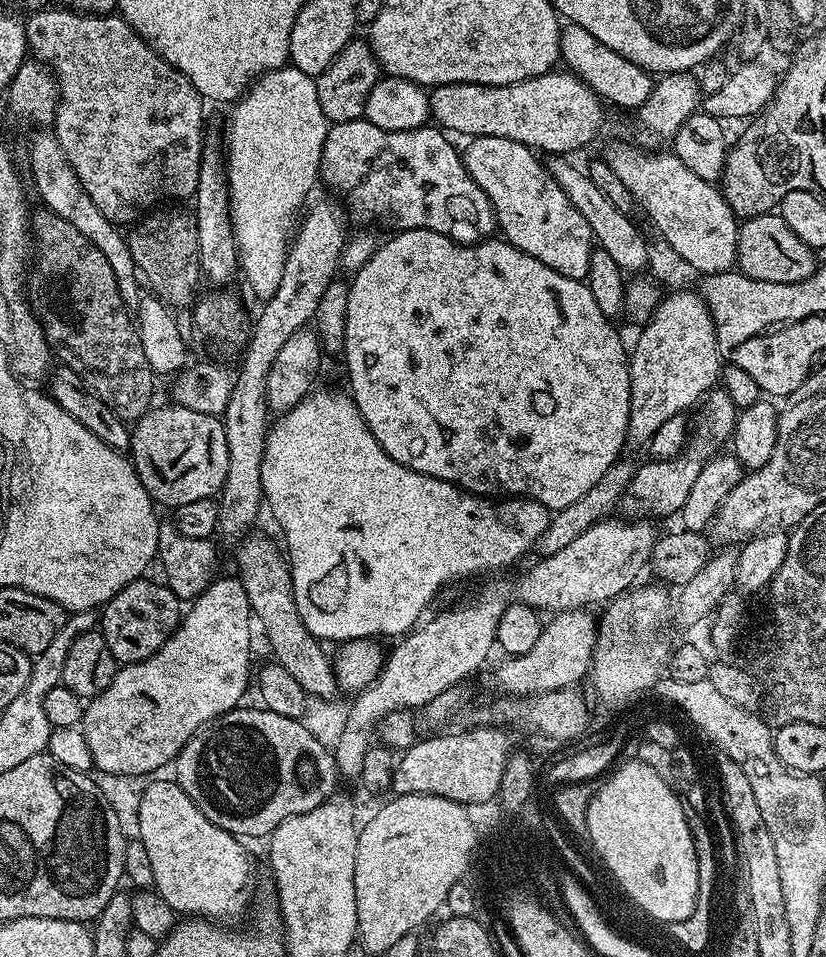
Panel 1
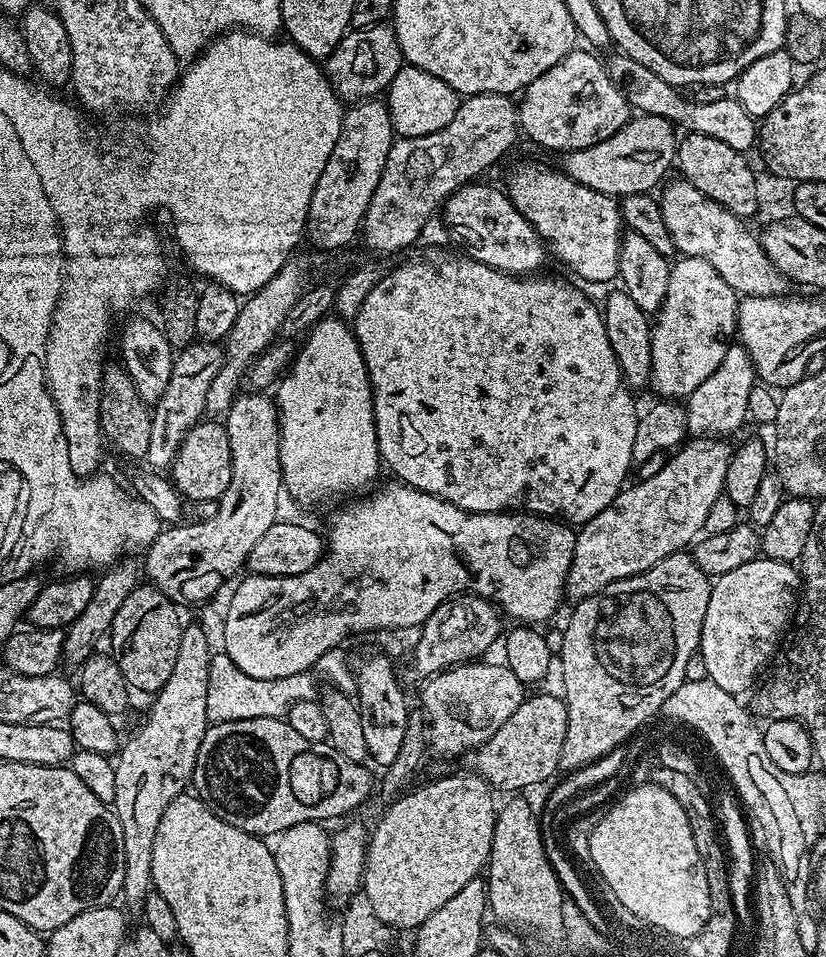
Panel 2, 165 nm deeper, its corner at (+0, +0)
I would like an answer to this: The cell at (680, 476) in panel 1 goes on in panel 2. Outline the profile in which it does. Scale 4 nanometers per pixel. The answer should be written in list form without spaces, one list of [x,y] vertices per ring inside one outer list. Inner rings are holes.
[[[739,342],[729,343],[718,368],[686,398],[688,435],[692,438],[728,438],[749,419],[747,402],[758,377],[750,354]]]

